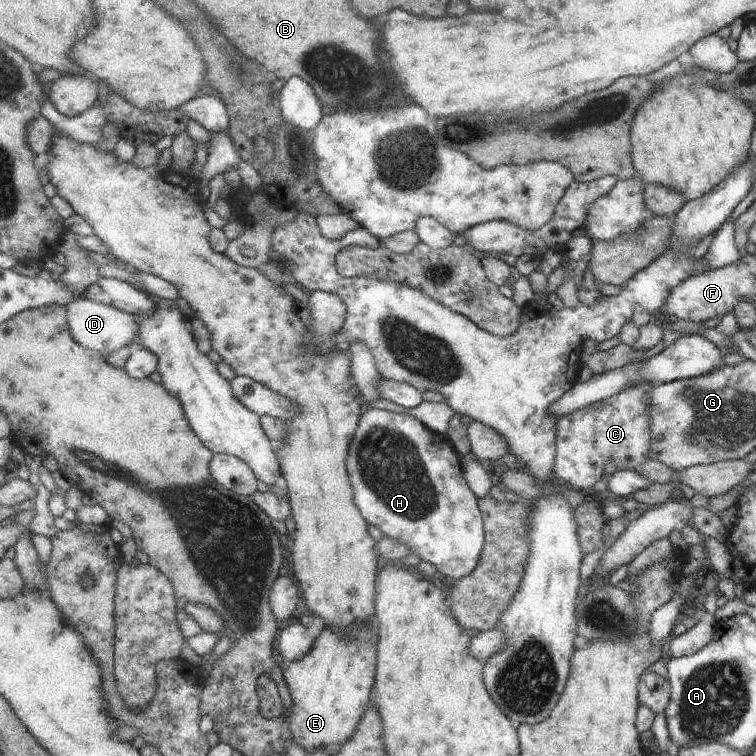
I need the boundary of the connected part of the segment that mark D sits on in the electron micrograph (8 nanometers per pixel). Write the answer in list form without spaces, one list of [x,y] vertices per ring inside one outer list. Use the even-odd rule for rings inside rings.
[[[89,299],[74,300],[66,306],[66,310],[71,334],[79,344],[97,352],[105,352],[106,349],[109,354],[125,346],[130,348],[134,346],[133,340],[137,338],[137,332],[139,332],[139,326],[137,326],[139,318],[136,315],[123,312],[116,306]]]

